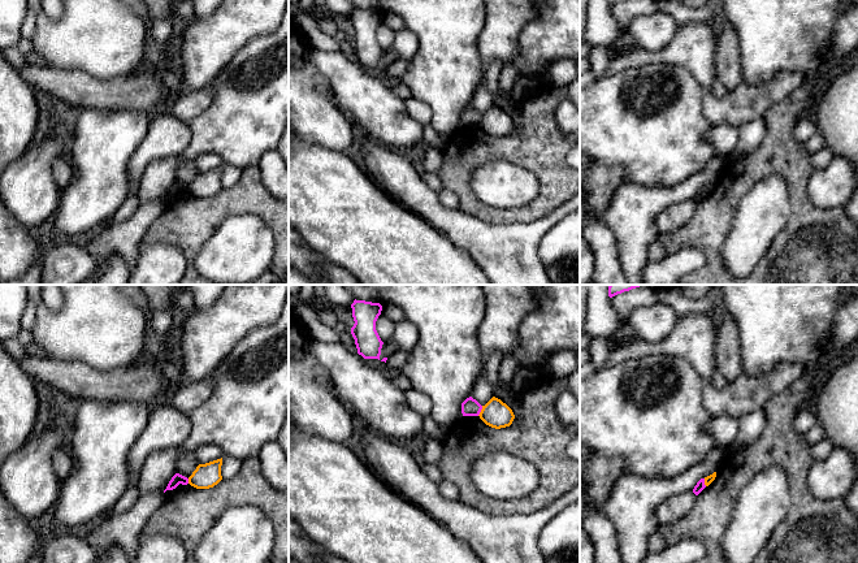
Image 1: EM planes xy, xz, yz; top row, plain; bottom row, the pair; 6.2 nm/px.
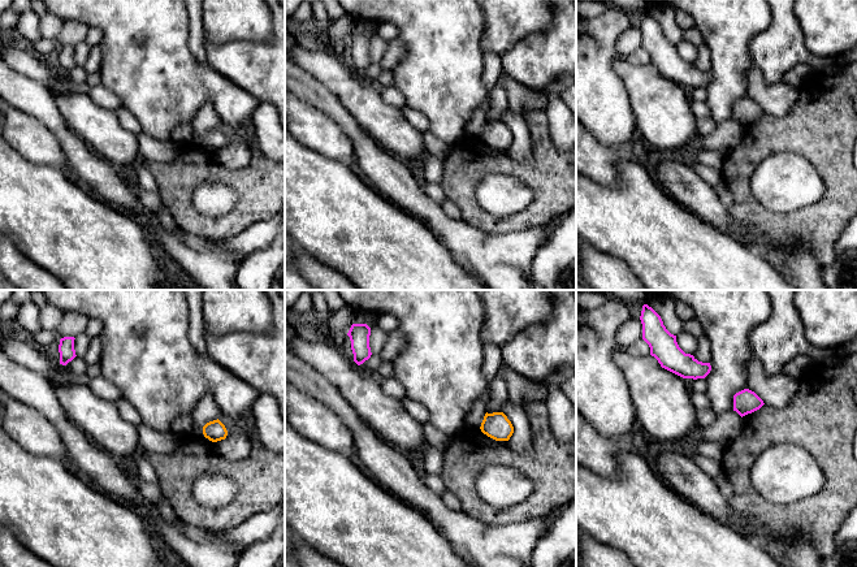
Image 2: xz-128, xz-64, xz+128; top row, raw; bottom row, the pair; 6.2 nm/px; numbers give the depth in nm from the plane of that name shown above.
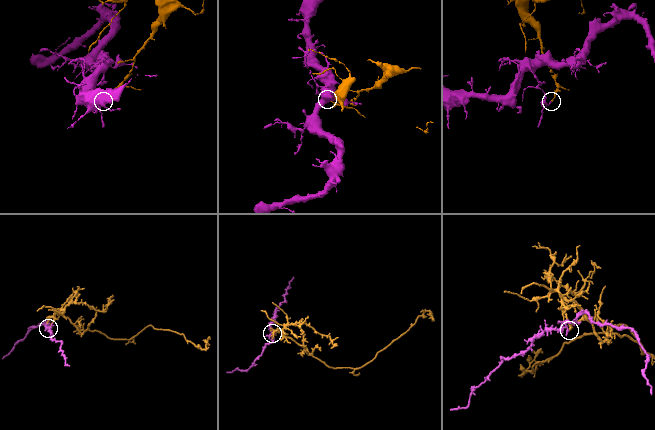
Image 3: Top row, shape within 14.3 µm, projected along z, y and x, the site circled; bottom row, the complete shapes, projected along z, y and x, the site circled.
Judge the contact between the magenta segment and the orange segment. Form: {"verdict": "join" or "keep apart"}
{"verdict": "keep apart"}

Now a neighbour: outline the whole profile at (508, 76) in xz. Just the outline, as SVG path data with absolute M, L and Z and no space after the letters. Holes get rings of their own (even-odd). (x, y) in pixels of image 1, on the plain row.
M506 64L499 75L499 91L511 92L514 86L520 77L520 73L512 64Z

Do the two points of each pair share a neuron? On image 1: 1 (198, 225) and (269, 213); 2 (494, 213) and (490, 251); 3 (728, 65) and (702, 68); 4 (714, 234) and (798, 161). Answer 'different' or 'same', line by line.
1: same
2: different
3: different
4: same

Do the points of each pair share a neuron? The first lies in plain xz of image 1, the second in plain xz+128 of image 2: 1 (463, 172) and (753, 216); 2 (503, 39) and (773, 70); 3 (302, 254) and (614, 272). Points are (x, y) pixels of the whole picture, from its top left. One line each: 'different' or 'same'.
1: same
2: same
3: same

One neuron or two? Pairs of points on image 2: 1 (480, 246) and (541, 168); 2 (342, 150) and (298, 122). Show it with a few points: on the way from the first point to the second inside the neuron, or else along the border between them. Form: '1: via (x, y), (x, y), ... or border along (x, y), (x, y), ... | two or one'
1: border along (463, 219), (487, 232), (520, 232) | two
2: via (332, 143), (308, 125) | one

